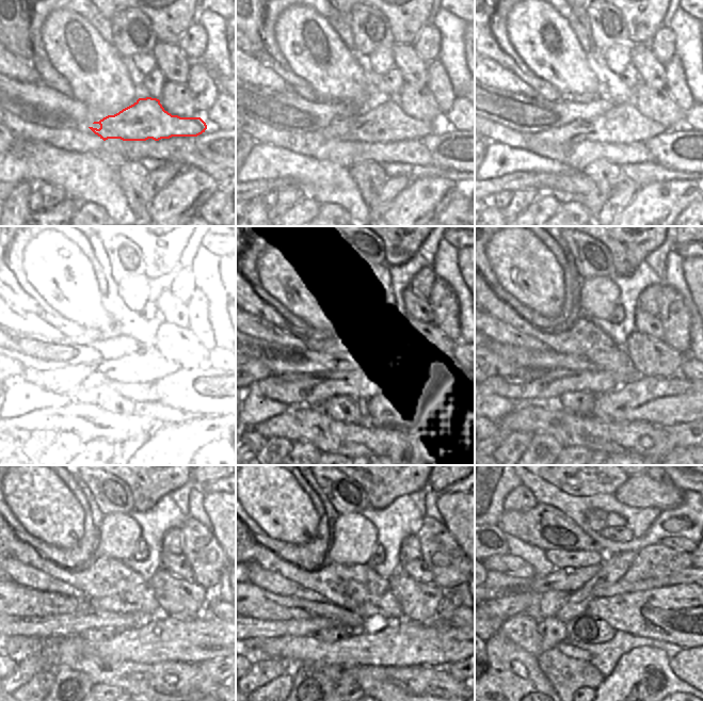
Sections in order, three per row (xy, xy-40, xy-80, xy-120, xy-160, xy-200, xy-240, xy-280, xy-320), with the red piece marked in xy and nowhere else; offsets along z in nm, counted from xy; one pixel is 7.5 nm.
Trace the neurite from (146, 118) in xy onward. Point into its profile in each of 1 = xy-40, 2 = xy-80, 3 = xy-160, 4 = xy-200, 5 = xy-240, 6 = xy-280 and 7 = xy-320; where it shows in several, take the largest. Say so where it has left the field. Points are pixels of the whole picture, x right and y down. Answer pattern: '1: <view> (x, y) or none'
1: xy-40 (384, 121)
2: xy-80 (624, 124)
3: xy-160 (357, 381)
4: xy-200 (556, 382)
5: xy-240 (61, 625)
6: xy-280 (257, 627)
7: xy-320 (496, 627)

